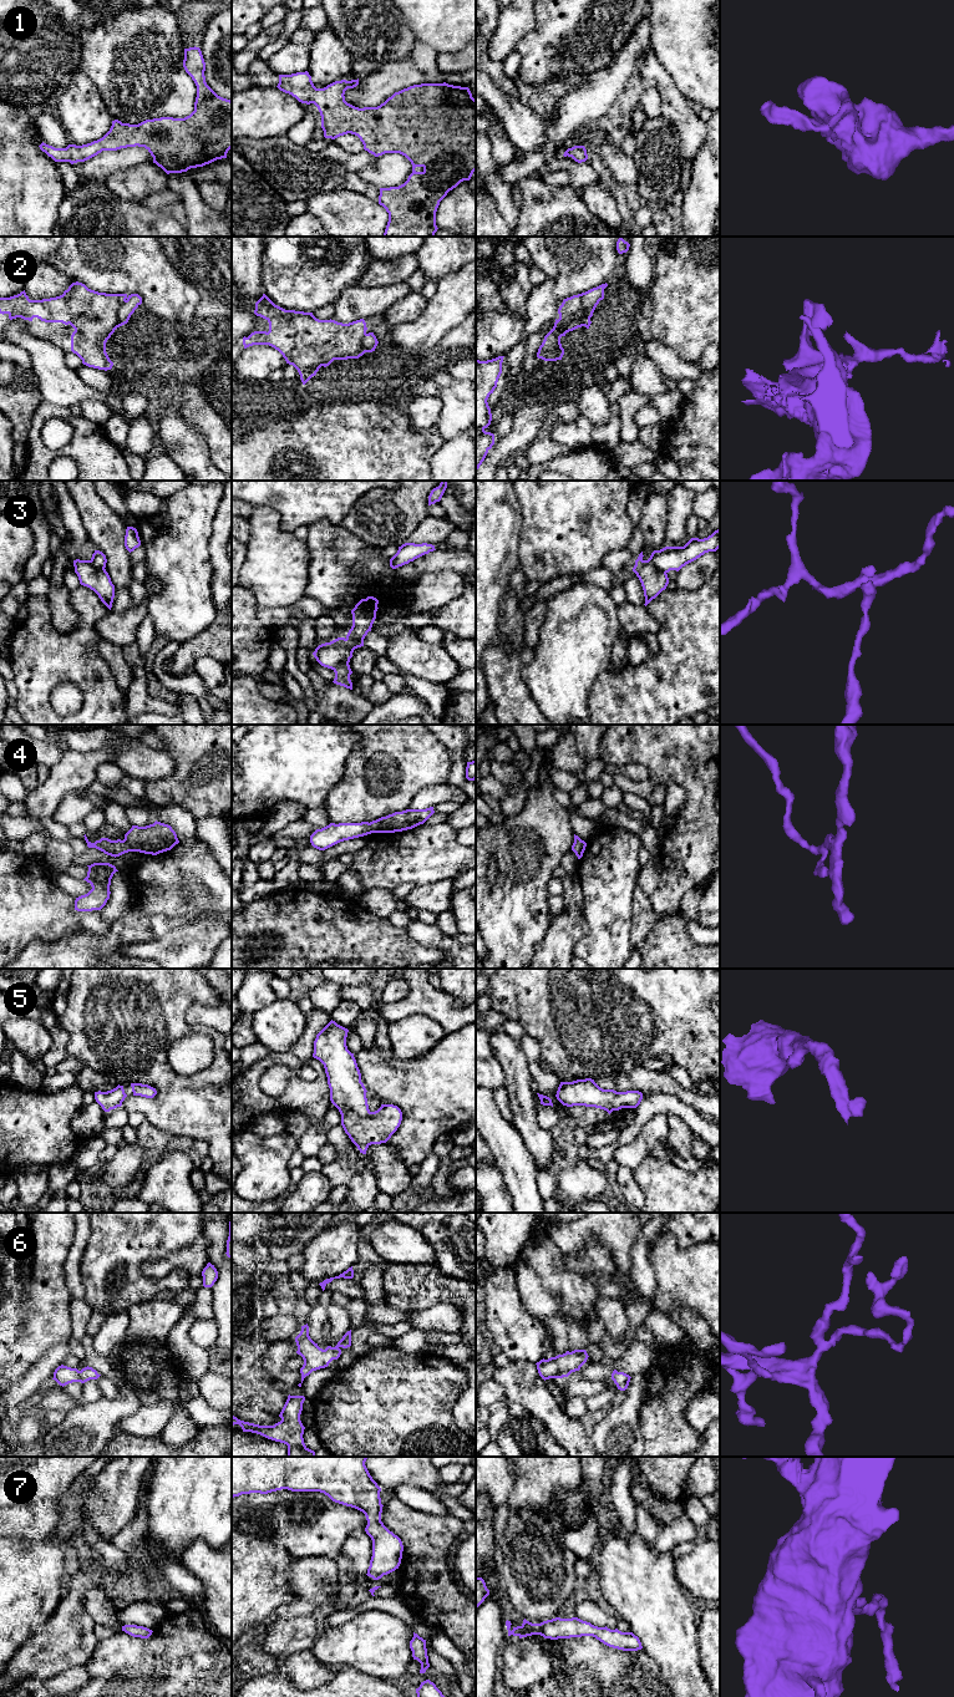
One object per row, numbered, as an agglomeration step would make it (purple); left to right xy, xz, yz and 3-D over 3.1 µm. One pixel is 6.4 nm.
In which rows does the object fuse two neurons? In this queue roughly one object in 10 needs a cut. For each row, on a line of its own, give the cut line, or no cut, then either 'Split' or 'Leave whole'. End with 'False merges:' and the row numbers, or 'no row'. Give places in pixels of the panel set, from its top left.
1: No split. Leave whole
2: No split. Leave whole
3: Split along yz (635, 563), (651, 563), (665, 573). Split
4: No split. Leave whole
5: No split. Leave whole
6: No split. Leave whole
7: No split. Leave whole
False merges: 3

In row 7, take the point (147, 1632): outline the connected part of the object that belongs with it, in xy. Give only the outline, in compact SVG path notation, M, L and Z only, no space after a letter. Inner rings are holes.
M125 1625L122 1626L122 1631L125 1631L126 1634L133 1637L141 1637L141 1638L148 1638L153 1632L147 1627L137 1626L137 1625Z

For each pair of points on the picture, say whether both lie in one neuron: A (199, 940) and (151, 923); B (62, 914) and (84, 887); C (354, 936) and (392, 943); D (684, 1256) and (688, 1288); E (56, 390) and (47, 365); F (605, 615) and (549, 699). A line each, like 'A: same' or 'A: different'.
A: different
B: different
C: same
D: same
E: same
F: same

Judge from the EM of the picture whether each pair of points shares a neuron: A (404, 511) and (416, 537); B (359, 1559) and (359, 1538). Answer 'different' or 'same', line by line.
A: different
B: same

